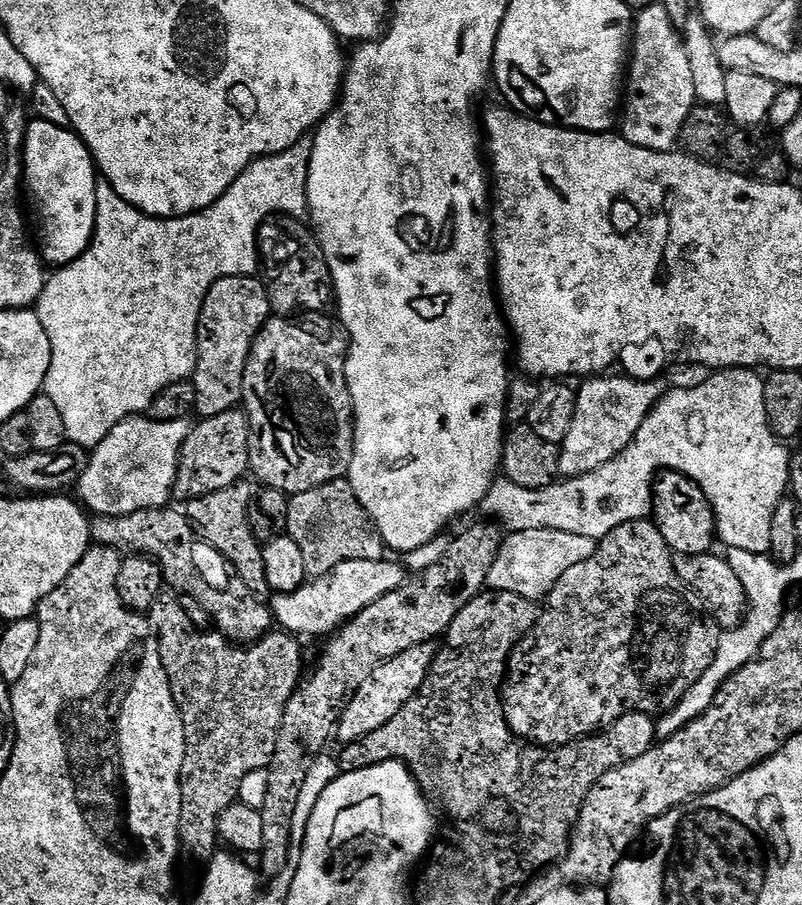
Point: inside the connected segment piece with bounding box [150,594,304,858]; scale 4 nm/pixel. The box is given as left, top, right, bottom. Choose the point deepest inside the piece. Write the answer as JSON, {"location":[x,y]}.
{"location":[231,699]}

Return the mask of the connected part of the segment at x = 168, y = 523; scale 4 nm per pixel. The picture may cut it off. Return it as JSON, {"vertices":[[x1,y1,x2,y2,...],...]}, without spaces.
{"vertices":[[168,506,148,508,143,514,134,516,96,516,94,520,95,543,119,546,121,549,128,548,124,550,135,549,137,553,153,557,164,570,165,585,176,586,183,581,191,582,197,575,193,557,196,540,191,535,188,537,180,532,172,532,172,524,183,525,186,516,183,511,171,512,170,509,171,507]]}

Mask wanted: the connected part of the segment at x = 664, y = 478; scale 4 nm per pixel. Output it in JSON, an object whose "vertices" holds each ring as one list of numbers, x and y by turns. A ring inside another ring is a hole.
{"vertices":[[664,470,657,475,652,485,652,510,650,519,658,526,666,546,676,556,697,556,713,551,718,525,716,512,700,485,680,472]]}

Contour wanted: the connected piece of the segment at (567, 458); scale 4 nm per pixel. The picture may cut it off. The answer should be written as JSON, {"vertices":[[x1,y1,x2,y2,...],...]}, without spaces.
{"vertices":[[601,374,583,381,576,393,576,413,570,422,570,434,566,434,558,448,559,475,564,478,593,472,610,462,619,452,626,450,638,434,642,422,659,402,662,388,655,379,634,380,627,374]]}

